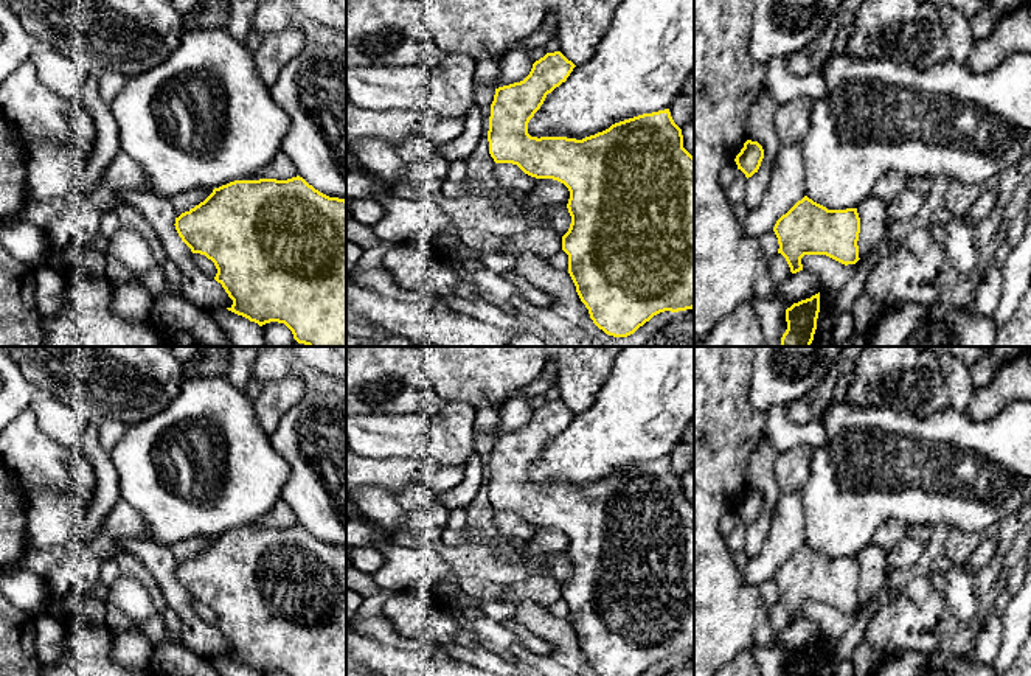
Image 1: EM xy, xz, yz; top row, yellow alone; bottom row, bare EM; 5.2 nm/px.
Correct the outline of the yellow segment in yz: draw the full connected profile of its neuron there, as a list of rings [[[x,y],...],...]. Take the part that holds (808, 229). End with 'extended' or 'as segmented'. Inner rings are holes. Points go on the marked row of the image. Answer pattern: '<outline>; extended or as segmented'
[[[804,196],[776,221],[773,232],[792,274],[803,270],[804,255],[826,255],[845,266],[860,260],[857,208],[828,210]]]; as segmented

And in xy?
[[[297,176],[287,180],[259,179],[259,180],[234,180],[219,188],[199,205],[175,218],[175,230],[182,241],[191,249],[193,253],[205,255],[217,269],[214,280],[222,284],[233,305],[228,311],[258,323],[259,326],[278,322],[284,323],[293,334],[298,343],[307,347],[346,347],[346,200],[329,197],[303,177]]]; as segmented

